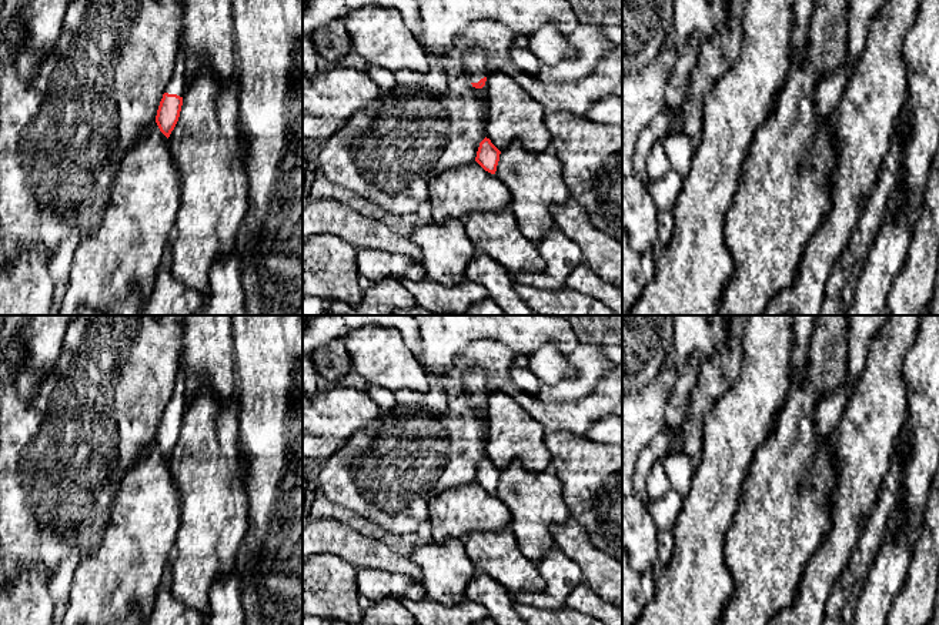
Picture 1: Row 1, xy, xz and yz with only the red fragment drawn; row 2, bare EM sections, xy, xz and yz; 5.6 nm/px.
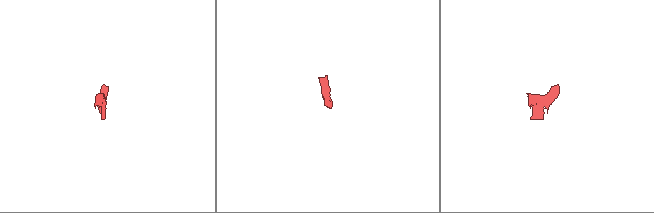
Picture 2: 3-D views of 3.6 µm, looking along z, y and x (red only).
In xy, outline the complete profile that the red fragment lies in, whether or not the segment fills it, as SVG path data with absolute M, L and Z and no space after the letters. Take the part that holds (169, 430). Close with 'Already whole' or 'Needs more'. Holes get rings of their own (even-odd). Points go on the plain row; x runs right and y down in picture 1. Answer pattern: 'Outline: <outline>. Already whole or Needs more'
Outline: M178 368L178 375L176 380L173 395L168 404L166 405L156 435L156 442L160 451L167 458L170 457L171 451L174 449L178 441L183 425L183 415L186 412L186 405L187 405L186 371L184 368Z. Needs more

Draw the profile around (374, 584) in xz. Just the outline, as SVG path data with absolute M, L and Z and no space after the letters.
M361 568L357 574L358 594L371 602L384 598L408 598L414 601L425 599L427 592L421 581L404 574L390 574L374 568Z

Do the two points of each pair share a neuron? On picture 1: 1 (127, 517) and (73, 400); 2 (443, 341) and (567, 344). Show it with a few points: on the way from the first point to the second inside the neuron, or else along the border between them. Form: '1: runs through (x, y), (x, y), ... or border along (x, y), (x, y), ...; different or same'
1: border along (134, 465), (122, 480), (106, 525); different
2: runs through (474, 330), (535, 330); same

